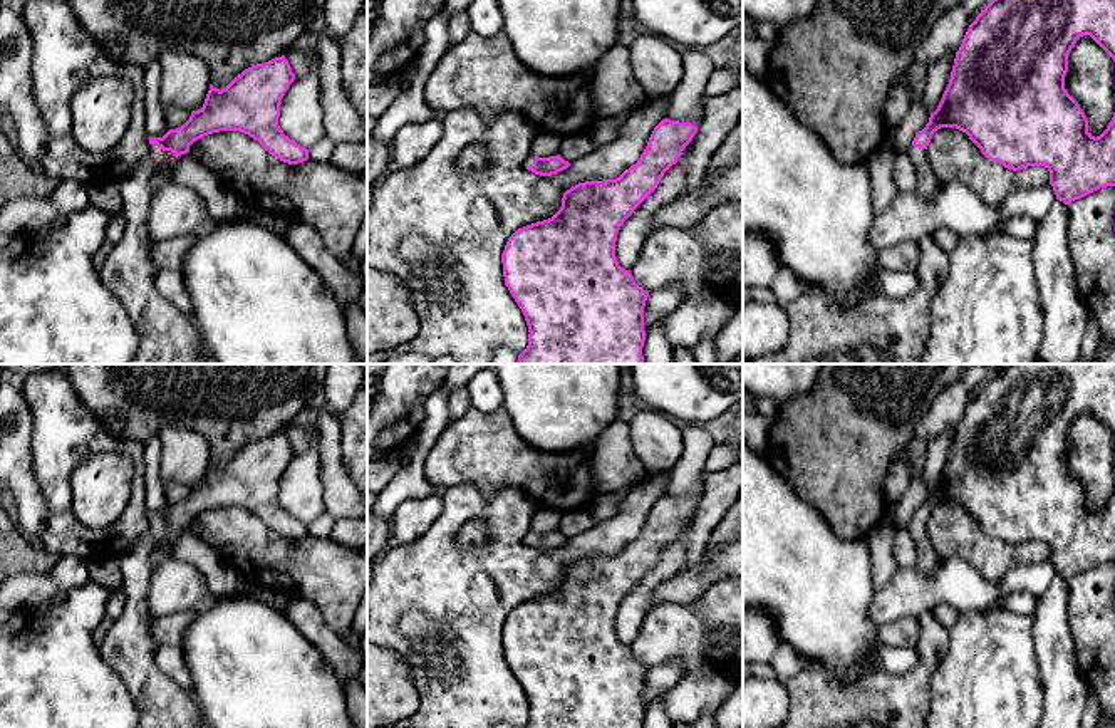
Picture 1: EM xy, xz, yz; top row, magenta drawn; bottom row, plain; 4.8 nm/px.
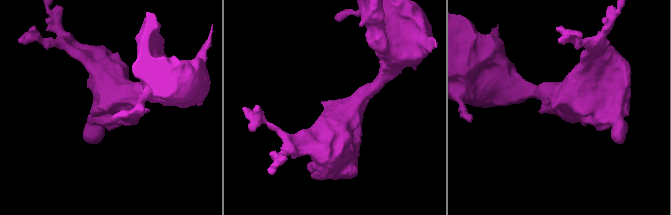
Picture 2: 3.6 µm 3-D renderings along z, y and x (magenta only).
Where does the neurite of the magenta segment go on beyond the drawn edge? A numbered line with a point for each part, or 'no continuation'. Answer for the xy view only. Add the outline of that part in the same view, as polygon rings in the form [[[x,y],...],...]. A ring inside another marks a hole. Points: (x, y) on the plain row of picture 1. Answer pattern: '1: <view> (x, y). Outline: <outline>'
1: xy (128, 648). Outline: [[[149,520],[149,530],[117,557],[126,606],[99,646],[102,659],[122,678],[137,710],[137,728],[206,728],[191,691],[183,689],[154,663],[156,616],[148,606],[148,590],[156,565],[153,550],[161,545],[174,557],[176,532]]]

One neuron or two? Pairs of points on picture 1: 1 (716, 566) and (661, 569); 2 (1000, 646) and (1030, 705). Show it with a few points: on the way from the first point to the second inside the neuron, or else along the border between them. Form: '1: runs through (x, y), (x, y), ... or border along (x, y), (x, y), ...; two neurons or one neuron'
1: border along (679, 571), (668, 577), (651, 598); two neurons
2: runs through (1000, 661), (1000, 675), (1015, 690); one neuron

